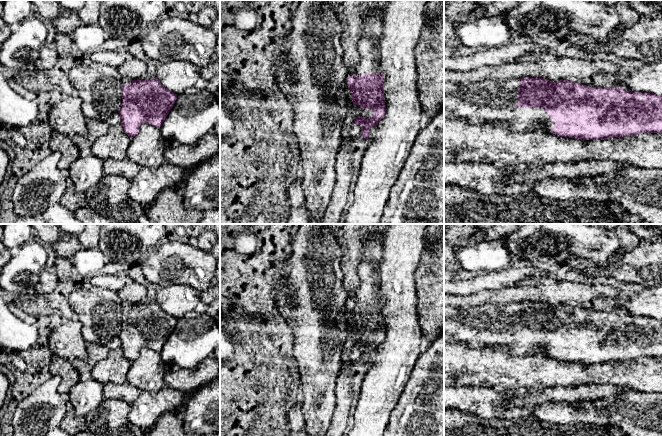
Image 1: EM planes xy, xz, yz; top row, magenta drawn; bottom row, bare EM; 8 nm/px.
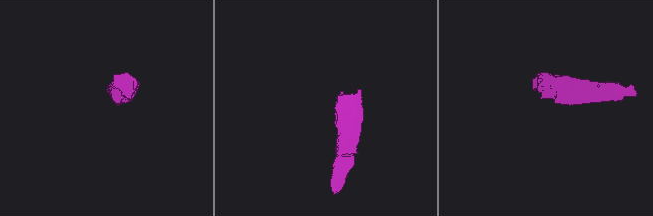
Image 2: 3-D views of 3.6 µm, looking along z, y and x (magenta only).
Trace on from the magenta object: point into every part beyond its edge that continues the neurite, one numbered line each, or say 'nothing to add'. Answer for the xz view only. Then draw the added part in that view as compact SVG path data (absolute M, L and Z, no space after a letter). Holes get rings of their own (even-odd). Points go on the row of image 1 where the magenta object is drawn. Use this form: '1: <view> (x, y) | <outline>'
1: xz (368, 45) | M376 12L374 15L367 17L362 24L365 33L360 37L357 44L360 61L353 74L354 76L376 72L382 74L379 40L383 33L384 16L380 14L381 12Z

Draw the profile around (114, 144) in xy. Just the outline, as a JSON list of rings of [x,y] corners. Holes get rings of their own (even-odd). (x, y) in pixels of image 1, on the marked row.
[[[121,124],[113,125],[90,147],[92,155],[103,160],[108,158],[122,160],[127,158],[131,138],[124,132]]]

